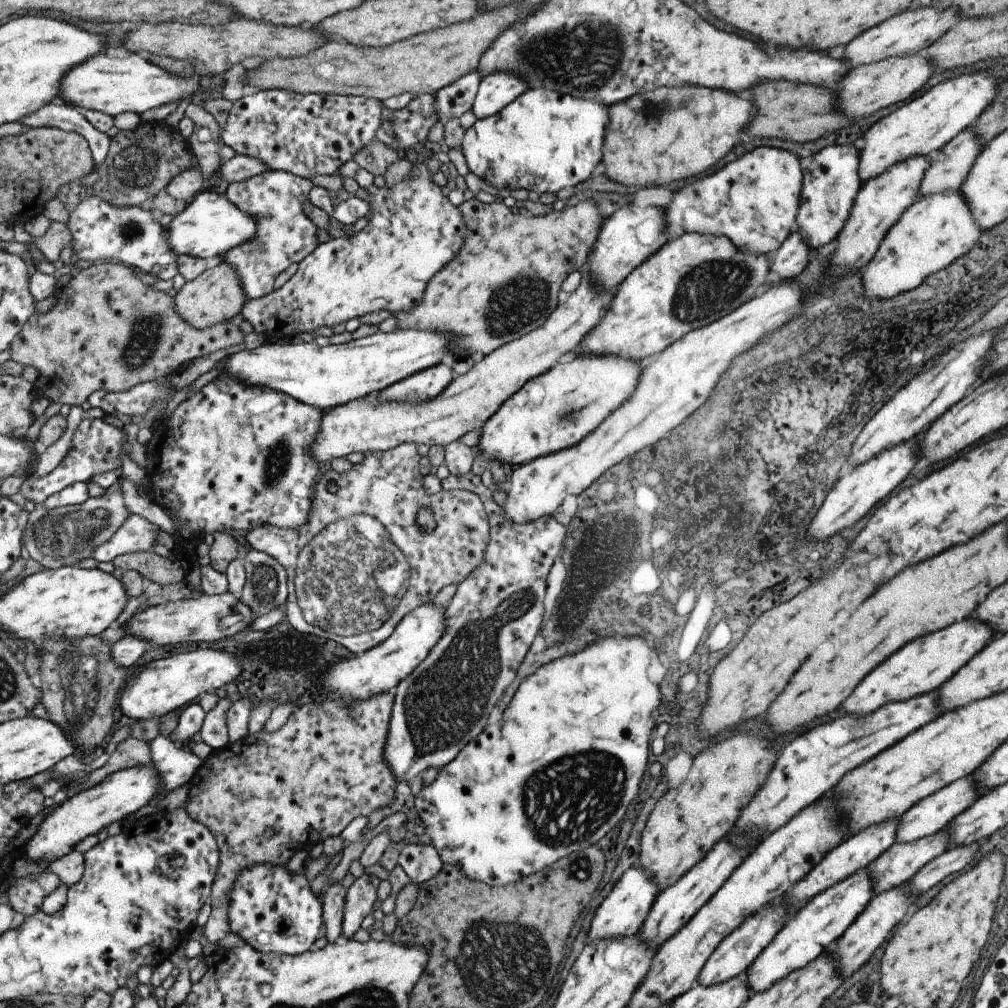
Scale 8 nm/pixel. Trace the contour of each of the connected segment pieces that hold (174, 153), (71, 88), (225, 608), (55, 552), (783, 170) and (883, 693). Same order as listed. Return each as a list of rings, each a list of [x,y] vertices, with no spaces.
[[[142,122],[133,131],[119,131],[118,134],[113,136],[104,162],[96,166],[90,175],[83,176],[82,179],[76,179],[60,187],[57,197],[70,213],[75,209],[75,206],[78,206],[80,202],[88,197],[100,197],[104,202],[111,204],[113,207],[144,206],[160,190],[164,190],[177,174],[188,168],[194,168],[191,164],[191,156],[192,152],[190,151],[188,140],[178,132],[177,127],[162,124],[162,122]]]
[[[100,53],[62,75],[58,101],[77,107],[82,112],[92,109],[113,117],[125,112],[140,115],[150,108],[183,100],[201,90],[208,90],[212,97],[220,96],[224,85],[225,80],[220,79],[219,75],[200,77],[194,72],[189,77],[182,77],[170,74],[150,61],[142,59],[138,53],[128,54],[124,58],[110,58],[106,53]]]
[[[230,592],[221,595],[202,593],[198,598],[184,598],[149,606],[131,616],[125,624],[125,636],[145,640],[150,645],[182,642],[216,642],[246,630],[254,622],[254,612],[248,604]]]
[[[120,481],[109,486],[102,496],[88,497],[83,503],[48,509],[43,504],[28,514],[28,524],[22,534],[22,546],[28,550],[30,559],[46,569],[74,567],[78,562],[92,558],[93,552],[108,542],[114,533],[132,515],[122,496]]]
[[[756,148],[742,158],[726,164],[716,170],[708,178],[700,178],[694,184],[684,186],[674,192],[674,196],[664,205],[666,236],[676,239],[686,232],[698,232],[712,236],[727,236],[736,249],[751,255],[770,256],[780,248],[780,245],[790,236],[798,232],[796,224],[797,212],[800,206],[801,188],[804,180],[800,158],[791,152],[778,148]]]
[[[962,620],[934,632],[932,636],[924,636],[924,640],[914,640],[882,662],[876,670],[872,670],[852,692],[850,700],[844,700],[842,708],[852,716],[864,716],[888,703],[907,701],[919,697],[920,694],[932,692],[951,679],[977,652],[980,652],[992,638],[994,630],[975,620]]]

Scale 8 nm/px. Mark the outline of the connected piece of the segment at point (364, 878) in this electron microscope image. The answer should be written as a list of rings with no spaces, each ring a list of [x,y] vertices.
[[[364,873],[347,890],[341,941],[352,939],[353,934],[360,928],[362,920],[373,912],[380,881],[379,876]]]

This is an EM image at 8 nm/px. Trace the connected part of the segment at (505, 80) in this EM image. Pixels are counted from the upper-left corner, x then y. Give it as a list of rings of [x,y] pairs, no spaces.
[[[492,73],[480,81],[471,110],[478,119],[488,118],[528,89],[525,81],[516,74]]]

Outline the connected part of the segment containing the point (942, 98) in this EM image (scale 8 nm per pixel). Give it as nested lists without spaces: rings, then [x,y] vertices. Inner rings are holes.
[[[972,73],[946,80],[931,87],[918,98],[906,102],[889,116],[874,123],[864,134],[864,146],[859,150],[859,175],[862,184],[875,179],[892,165],[911,159],[927,157],[939,151],[958,133],[970,128],[999,91],[996,77]]]

